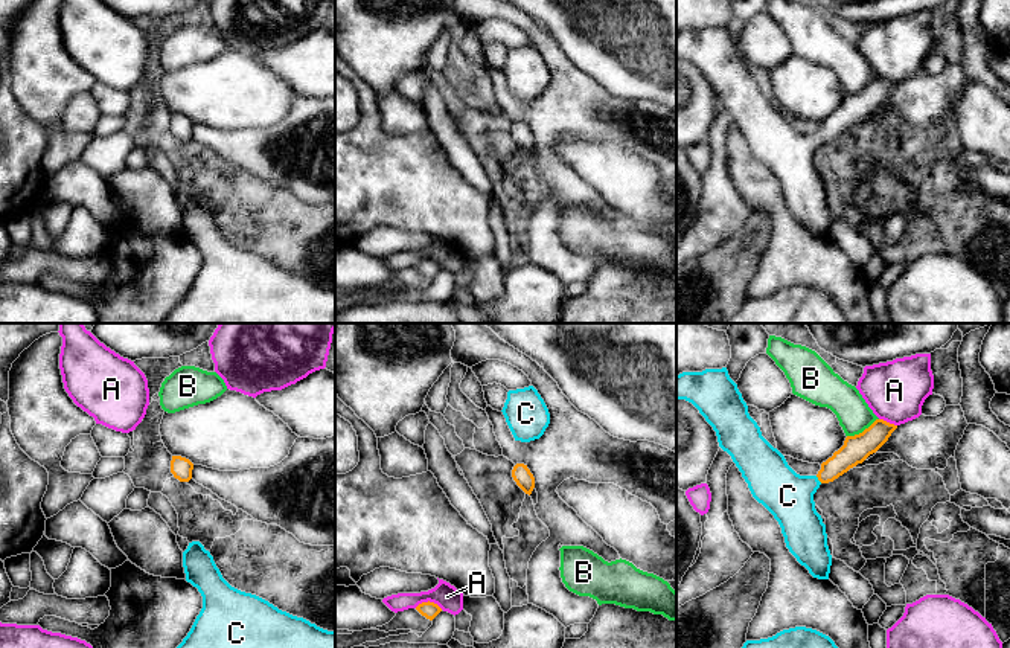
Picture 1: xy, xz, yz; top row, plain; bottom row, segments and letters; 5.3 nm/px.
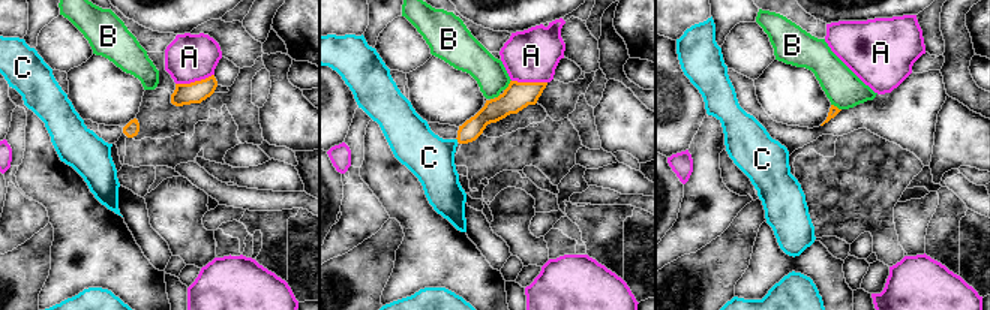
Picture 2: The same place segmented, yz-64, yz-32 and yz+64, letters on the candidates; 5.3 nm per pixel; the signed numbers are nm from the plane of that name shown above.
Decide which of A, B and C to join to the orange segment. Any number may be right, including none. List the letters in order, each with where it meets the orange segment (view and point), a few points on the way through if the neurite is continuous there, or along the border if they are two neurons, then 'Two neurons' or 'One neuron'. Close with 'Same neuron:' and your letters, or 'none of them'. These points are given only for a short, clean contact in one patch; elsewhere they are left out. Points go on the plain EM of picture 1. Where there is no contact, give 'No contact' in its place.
A: Touches orange at xz (428, 259). Two neurons
B: Touches orange at yz (864, 89). Boundary: yz (878, 76), (861, 90), (847, 95). Two neurons
C: Touches orange at yz (818, 137). Path across: yz (855, 109), (818, 137), (788, 154). One neuron
Same neuron: C

